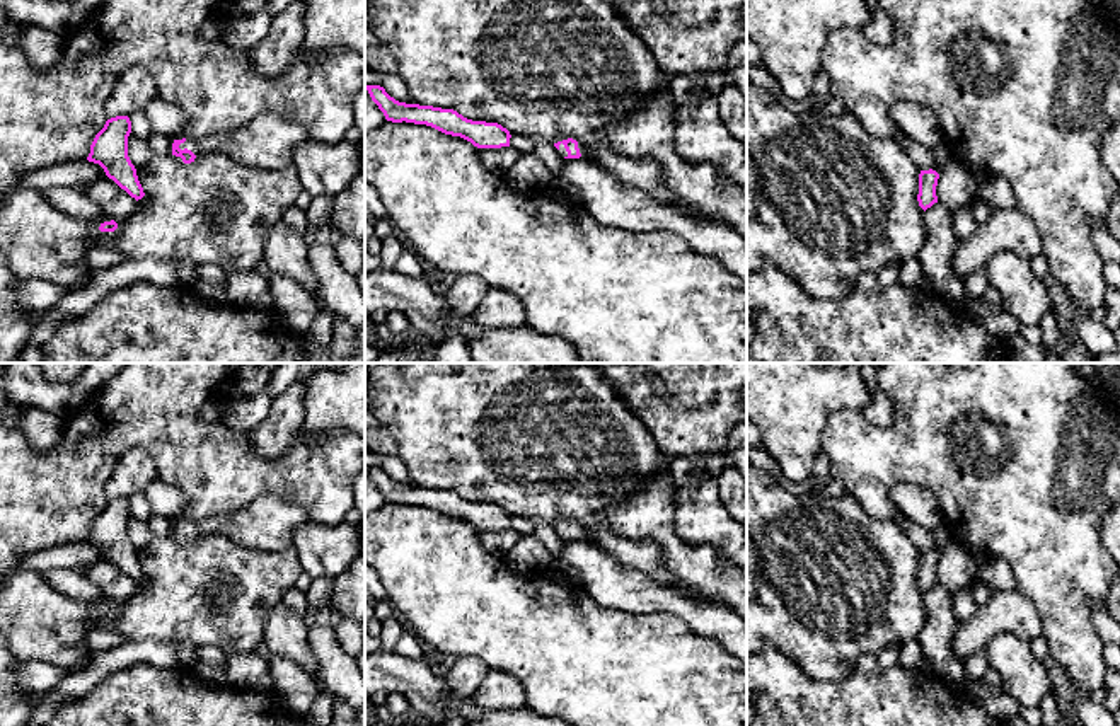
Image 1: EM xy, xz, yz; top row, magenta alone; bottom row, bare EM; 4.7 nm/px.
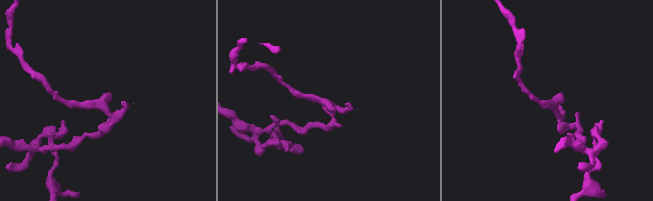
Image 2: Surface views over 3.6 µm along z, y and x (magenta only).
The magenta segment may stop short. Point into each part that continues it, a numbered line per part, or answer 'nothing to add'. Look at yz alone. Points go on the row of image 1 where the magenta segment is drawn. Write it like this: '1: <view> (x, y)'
nothing to add

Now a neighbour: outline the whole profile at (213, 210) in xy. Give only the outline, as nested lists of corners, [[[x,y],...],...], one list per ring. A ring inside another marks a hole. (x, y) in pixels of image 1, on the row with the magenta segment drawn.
[[[222,152],[196,155],[191,164],[172,153],[153,155],[136,170],[145,196],[135,211],[114,220],[101,215],[89,223],[92,247],[118,251],[126,259],[177,259],[215,264],[227,273],[251,271],[264,259],[268,232],[295,205],[302,193],[295,165],[285,169],[247,167]]]

